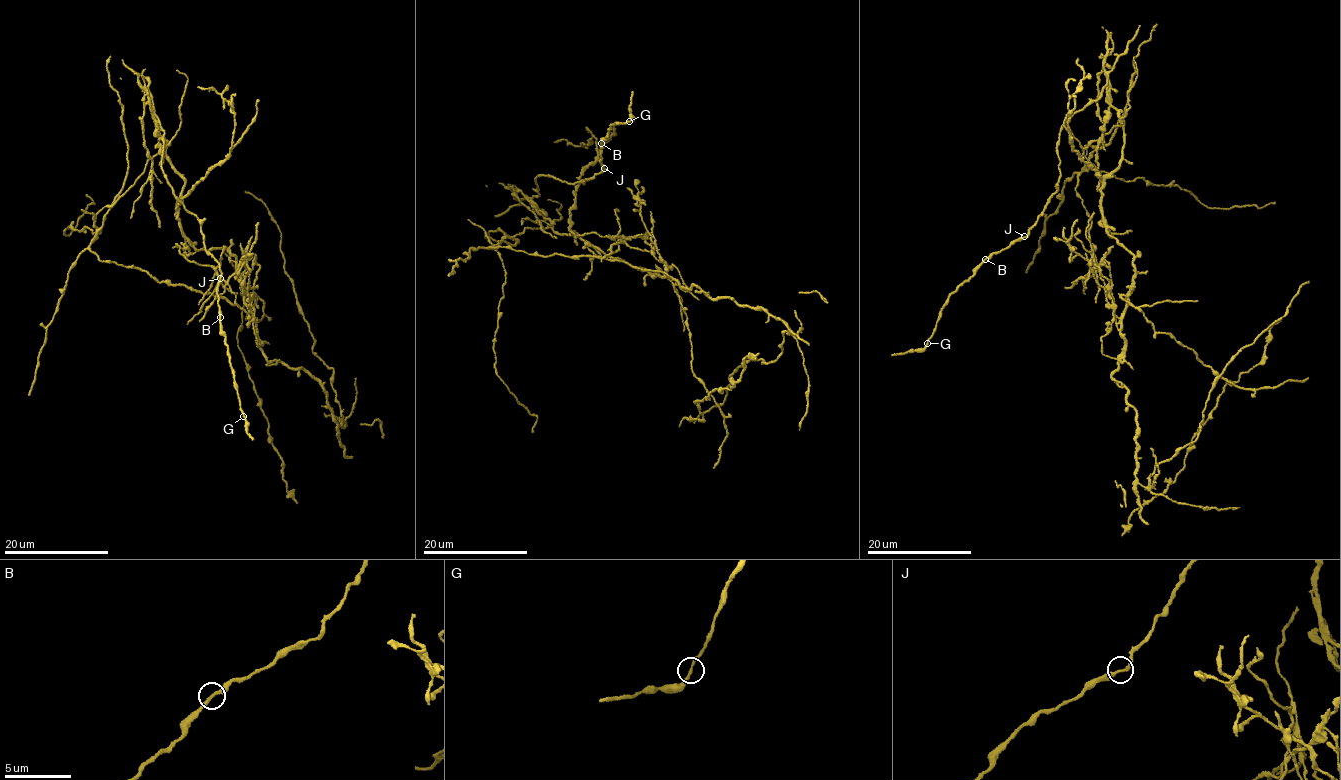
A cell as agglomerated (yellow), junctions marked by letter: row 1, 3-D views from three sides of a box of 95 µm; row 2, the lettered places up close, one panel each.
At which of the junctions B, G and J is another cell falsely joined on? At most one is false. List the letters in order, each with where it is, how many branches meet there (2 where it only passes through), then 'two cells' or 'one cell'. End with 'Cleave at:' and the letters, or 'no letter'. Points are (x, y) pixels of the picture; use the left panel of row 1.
B: place (220, 317); branches 2; one cell
G: place (243, 416); branches 2; one cell
J: place (220, 278); branches 2; two cells
Cleave at: J

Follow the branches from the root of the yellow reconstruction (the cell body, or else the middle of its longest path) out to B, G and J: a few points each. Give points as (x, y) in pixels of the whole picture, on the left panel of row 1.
B: (210, 250), (182, 231), (184, 179), (157, 118), (162, 171), (220, 270), (220, 317)
G: (210, 250), (182, 231), (184, 179), (157, 118), (162, 171), (220, 270), (220, 320), (243, 416)
J: (210, 250), (182, 231), (184, 179), (157, 118), (162, 171), (200, 223), (220, 278)

